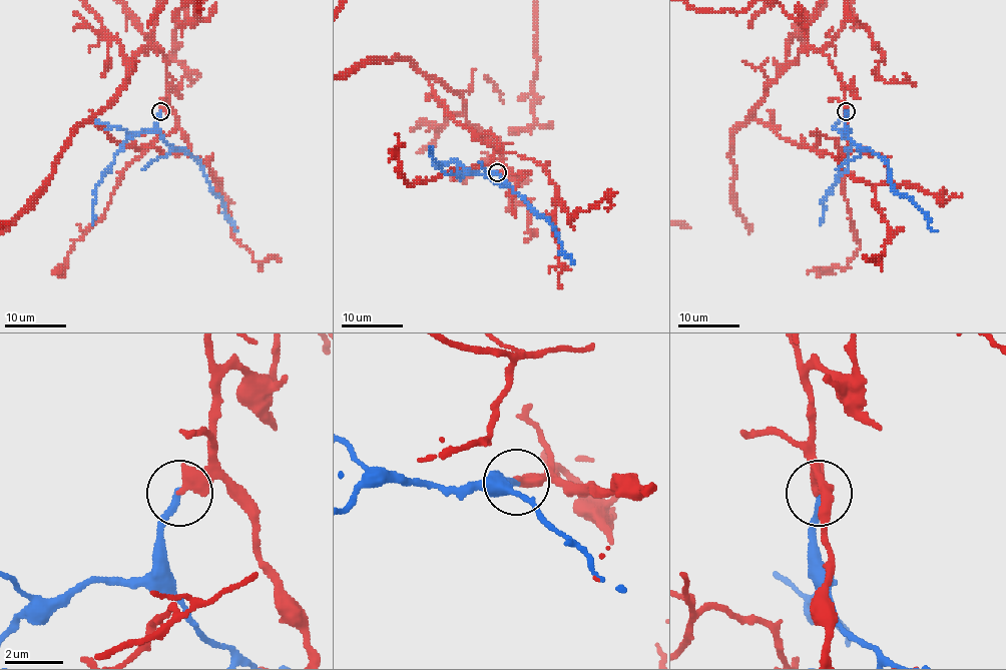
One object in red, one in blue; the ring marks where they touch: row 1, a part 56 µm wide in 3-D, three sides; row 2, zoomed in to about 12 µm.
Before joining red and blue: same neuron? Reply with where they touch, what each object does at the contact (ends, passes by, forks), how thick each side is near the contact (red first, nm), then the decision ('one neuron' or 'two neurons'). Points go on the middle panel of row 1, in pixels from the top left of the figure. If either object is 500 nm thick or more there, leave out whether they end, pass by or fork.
at (497, 172); red ends there; blue ends there; 480 nm thick on the red side, 240 nm on the other; two neurons

